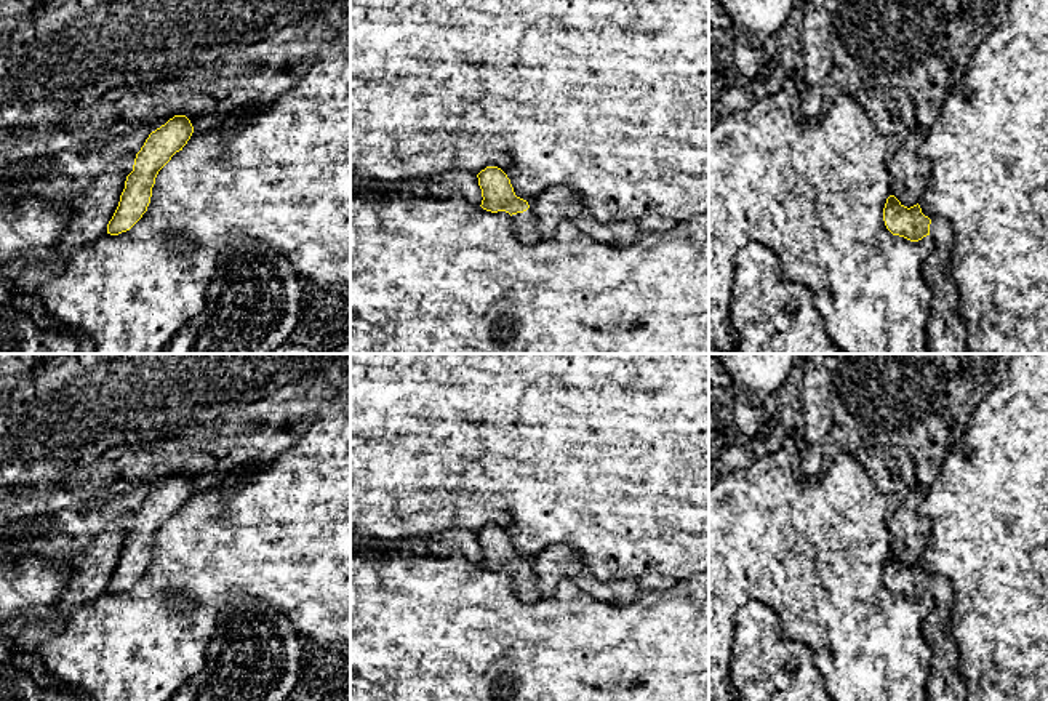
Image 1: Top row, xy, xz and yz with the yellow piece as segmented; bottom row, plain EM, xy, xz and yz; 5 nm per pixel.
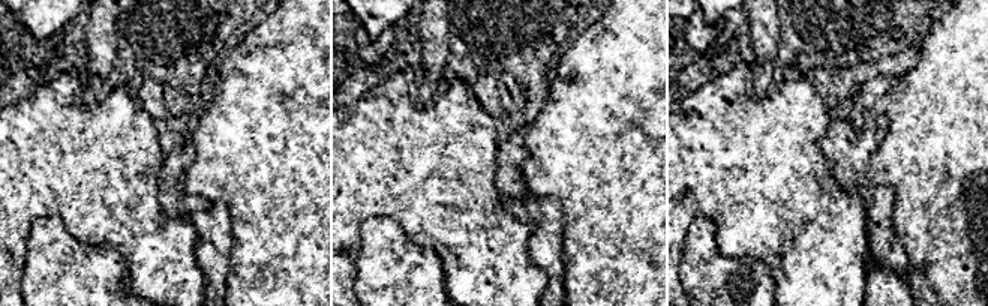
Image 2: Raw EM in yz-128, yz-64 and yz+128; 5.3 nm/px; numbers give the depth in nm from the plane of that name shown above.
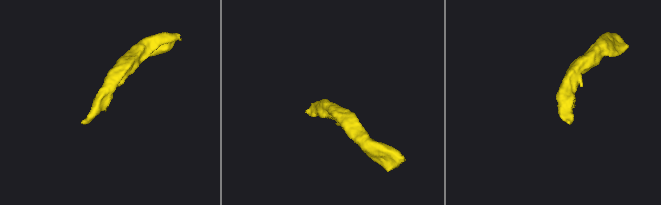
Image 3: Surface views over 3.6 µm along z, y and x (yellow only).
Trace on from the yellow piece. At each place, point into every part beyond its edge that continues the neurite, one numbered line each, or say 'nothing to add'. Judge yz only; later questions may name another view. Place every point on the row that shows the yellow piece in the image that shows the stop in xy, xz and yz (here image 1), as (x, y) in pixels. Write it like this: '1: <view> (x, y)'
1: yz (946, 333)

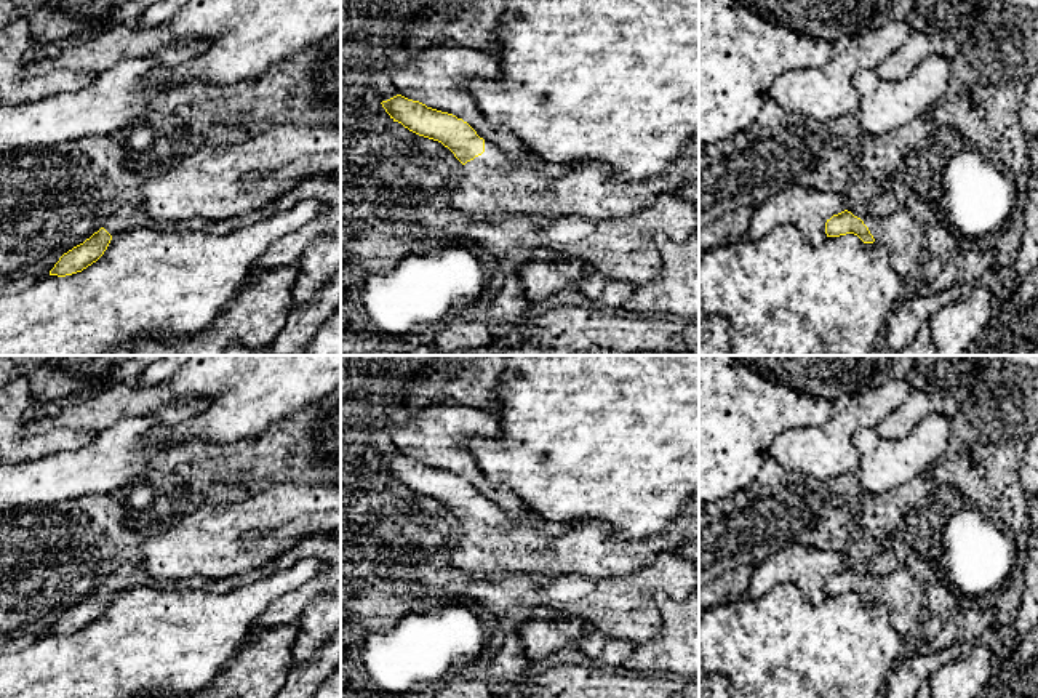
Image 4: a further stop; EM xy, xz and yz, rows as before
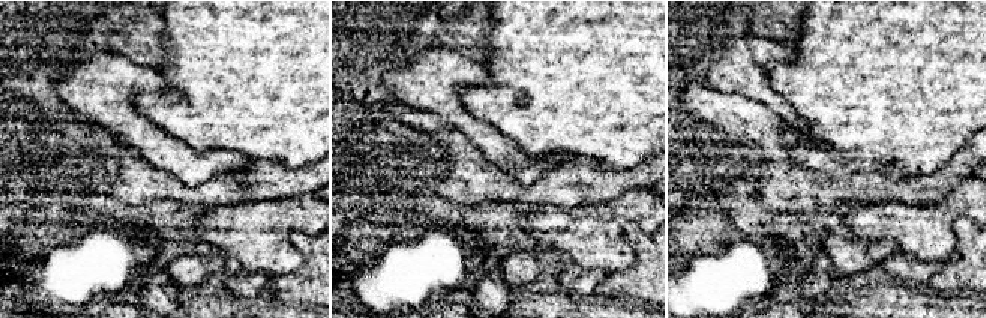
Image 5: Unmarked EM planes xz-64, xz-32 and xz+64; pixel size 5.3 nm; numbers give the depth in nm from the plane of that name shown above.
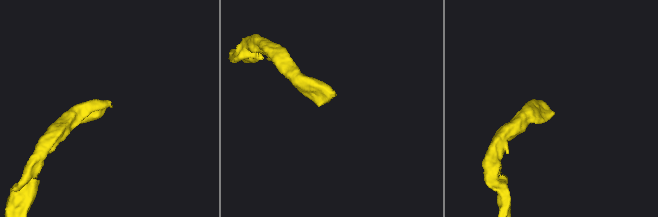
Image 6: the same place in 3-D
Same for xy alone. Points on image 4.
1: xy (127, 218)

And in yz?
1: yz (904, 239)

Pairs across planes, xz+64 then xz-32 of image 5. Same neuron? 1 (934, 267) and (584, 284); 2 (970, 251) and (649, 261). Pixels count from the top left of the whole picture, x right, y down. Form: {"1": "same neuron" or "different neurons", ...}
{"1": "same neuron", "2": "same neuron"}

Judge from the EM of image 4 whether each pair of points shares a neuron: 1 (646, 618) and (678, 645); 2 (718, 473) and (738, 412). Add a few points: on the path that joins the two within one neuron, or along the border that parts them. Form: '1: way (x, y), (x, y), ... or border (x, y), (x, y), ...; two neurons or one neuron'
1: border (682, 601), (656, 593), (661, 633), (637, 645); two neurons
2: way (718, 458), (718, 431), (723, 426); one neuron

